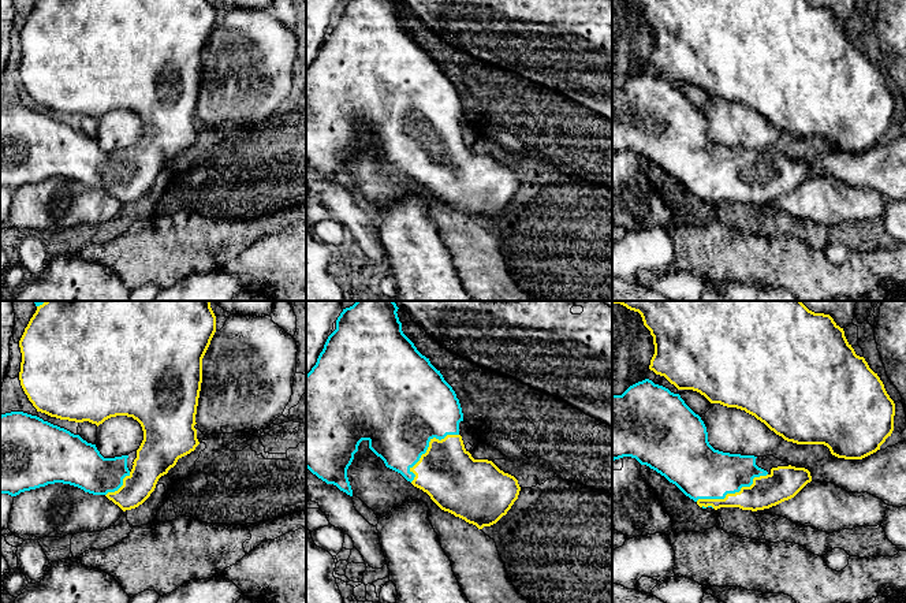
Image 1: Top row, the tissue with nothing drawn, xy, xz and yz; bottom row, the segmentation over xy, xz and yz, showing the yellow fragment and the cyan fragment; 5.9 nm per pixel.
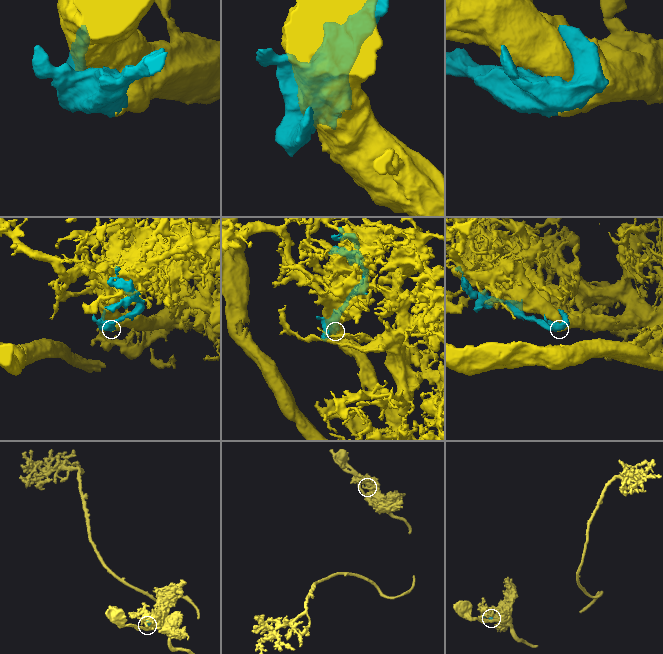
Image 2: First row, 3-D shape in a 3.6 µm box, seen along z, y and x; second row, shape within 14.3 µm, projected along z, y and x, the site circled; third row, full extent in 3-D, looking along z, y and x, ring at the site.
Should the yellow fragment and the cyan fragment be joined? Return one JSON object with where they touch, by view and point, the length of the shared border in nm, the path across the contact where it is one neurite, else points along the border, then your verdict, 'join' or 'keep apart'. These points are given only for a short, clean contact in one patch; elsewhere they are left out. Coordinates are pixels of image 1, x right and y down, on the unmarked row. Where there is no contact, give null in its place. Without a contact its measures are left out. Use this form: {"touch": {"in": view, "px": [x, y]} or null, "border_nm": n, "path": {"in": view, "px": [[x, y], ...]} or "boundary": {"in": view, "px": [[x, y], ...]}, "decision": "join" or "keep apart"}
{"touch": {"in": "yz", "px": [733, 188]}, "border_nm": 460, "decision": "join"}

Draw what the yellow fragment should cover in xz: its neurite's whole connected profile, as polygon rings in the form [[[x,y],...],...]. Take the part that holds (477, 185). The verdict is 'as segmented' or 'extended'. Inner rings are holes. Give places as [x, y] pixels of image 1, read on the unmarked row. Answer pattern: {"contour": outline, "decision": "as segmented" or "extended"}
{"contour": [[[350,0],[343,3],[338,11],[336,23],[328,30],[316,59],[306,68],[306,161],[327,178],[333,178],[340,185],[353,190],[347,163],[354,153],[354,148],[358,145],[359,137],[362,134],[368,134],[369,142],[384,155],[387,161],[400,167],[414,180],[426,186],[441,204],[476,219],[478,223],[491,220],[506,209],[518,193],[521,185],[518,174],[514,170],[500,164],[492,155],[474,153],[465,142],[462,130],[459,129],[459,116],[463,115],[459,93],[456,92],[452,81],[444,74],[440,64],[437,64],[430,57],[429,52],[422,49],[414,37],[403,27],[402,16],[399,15],[396,7],[398,3],[398,0]]], "decision": "extended"}

